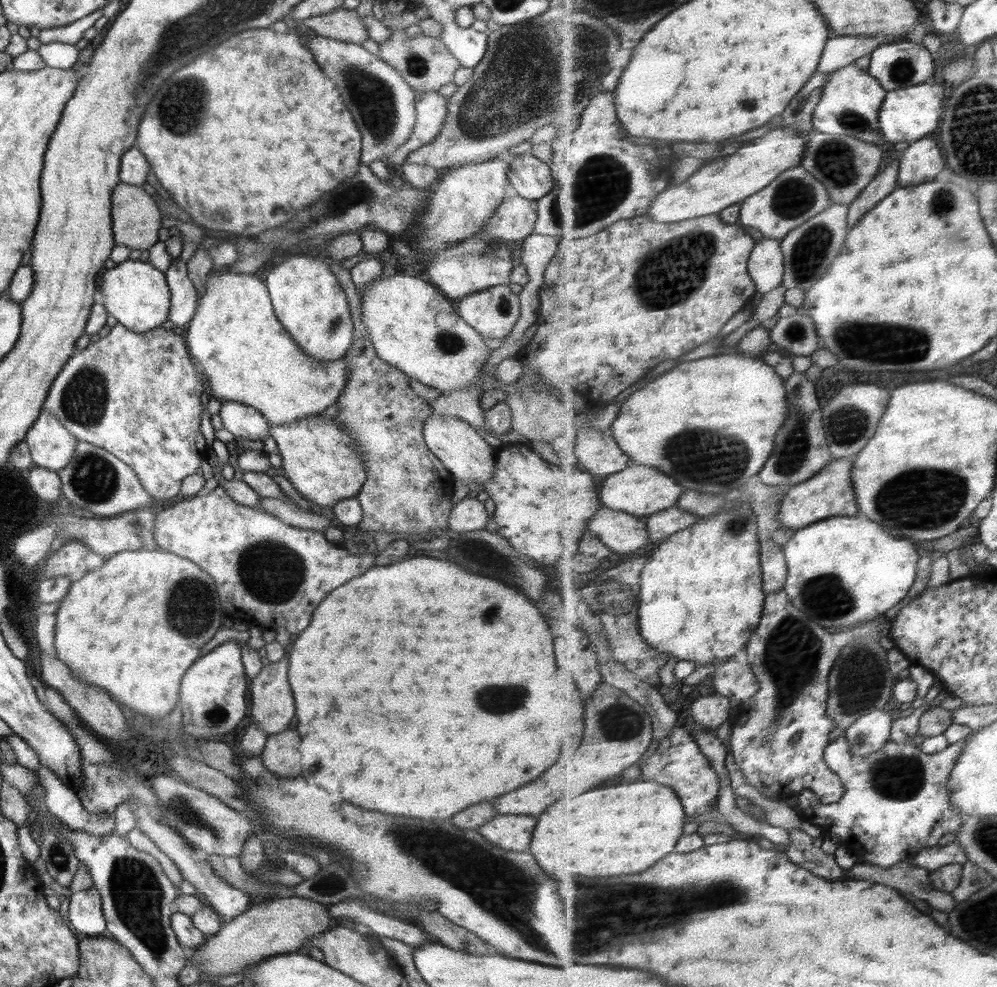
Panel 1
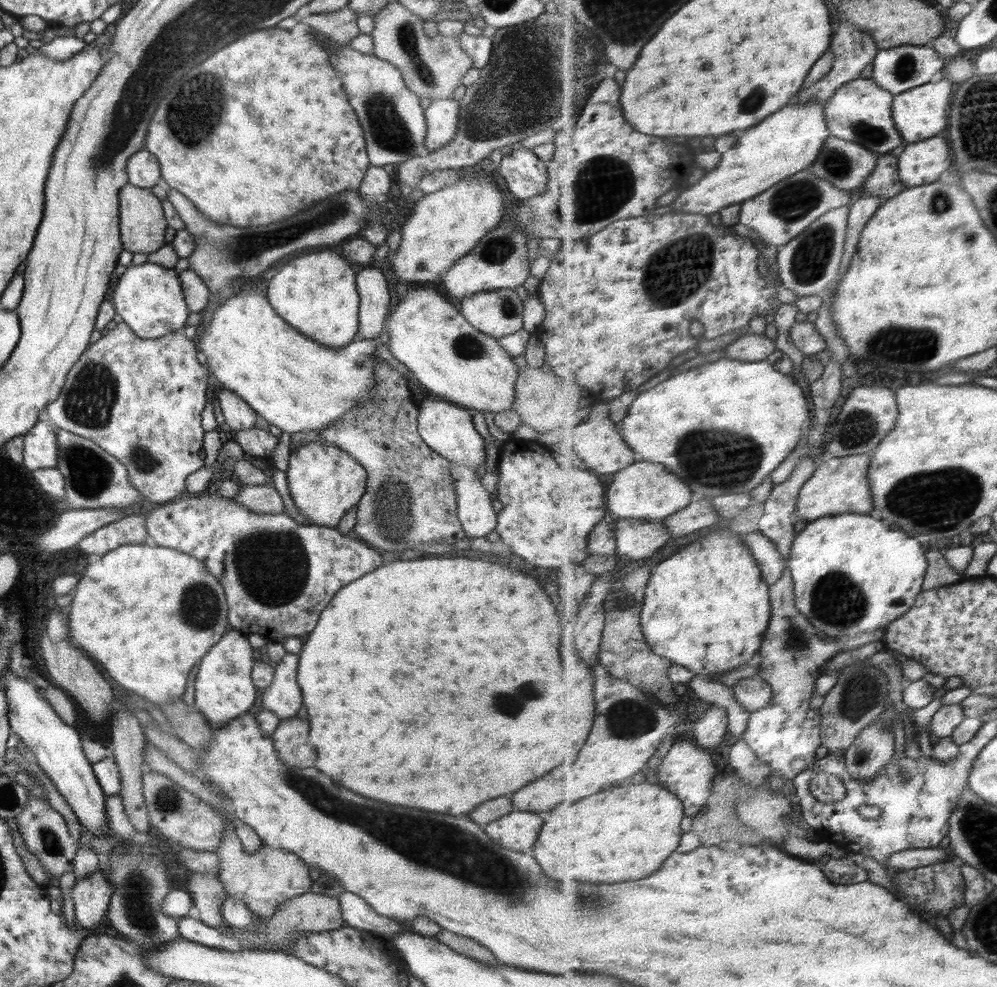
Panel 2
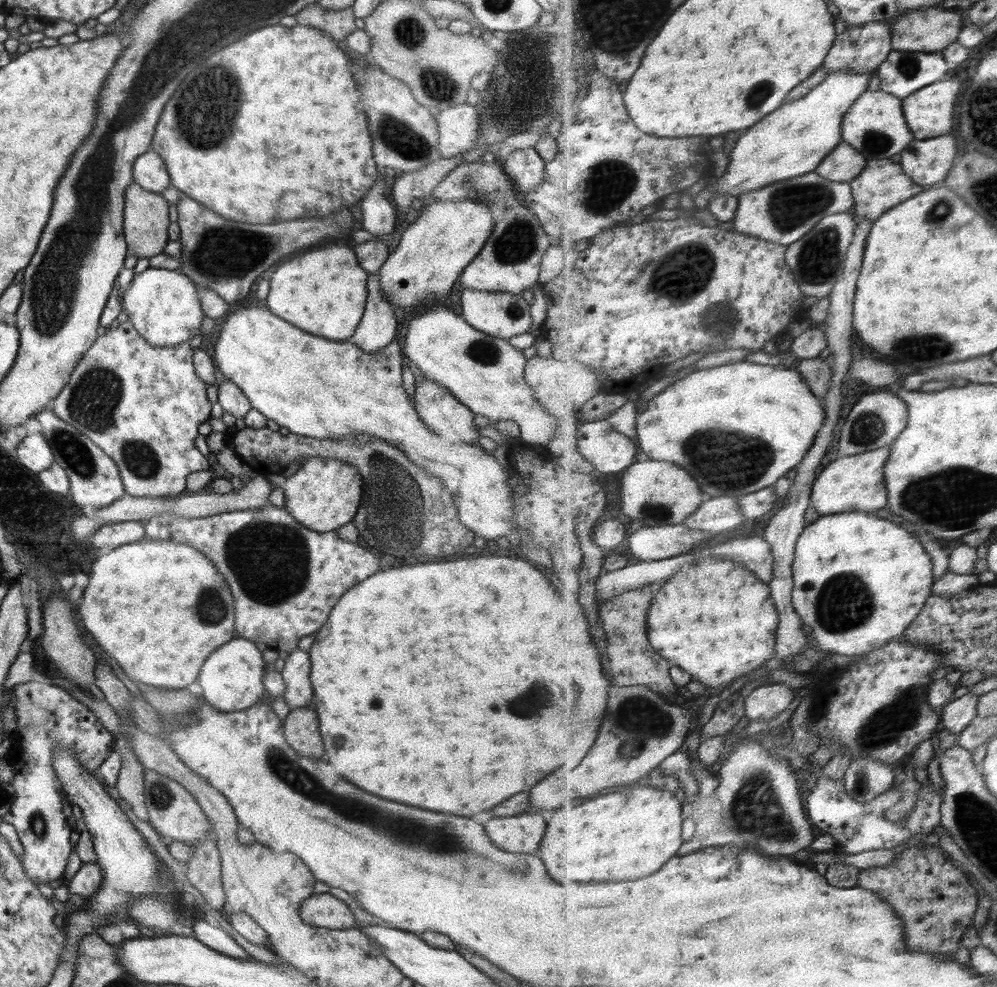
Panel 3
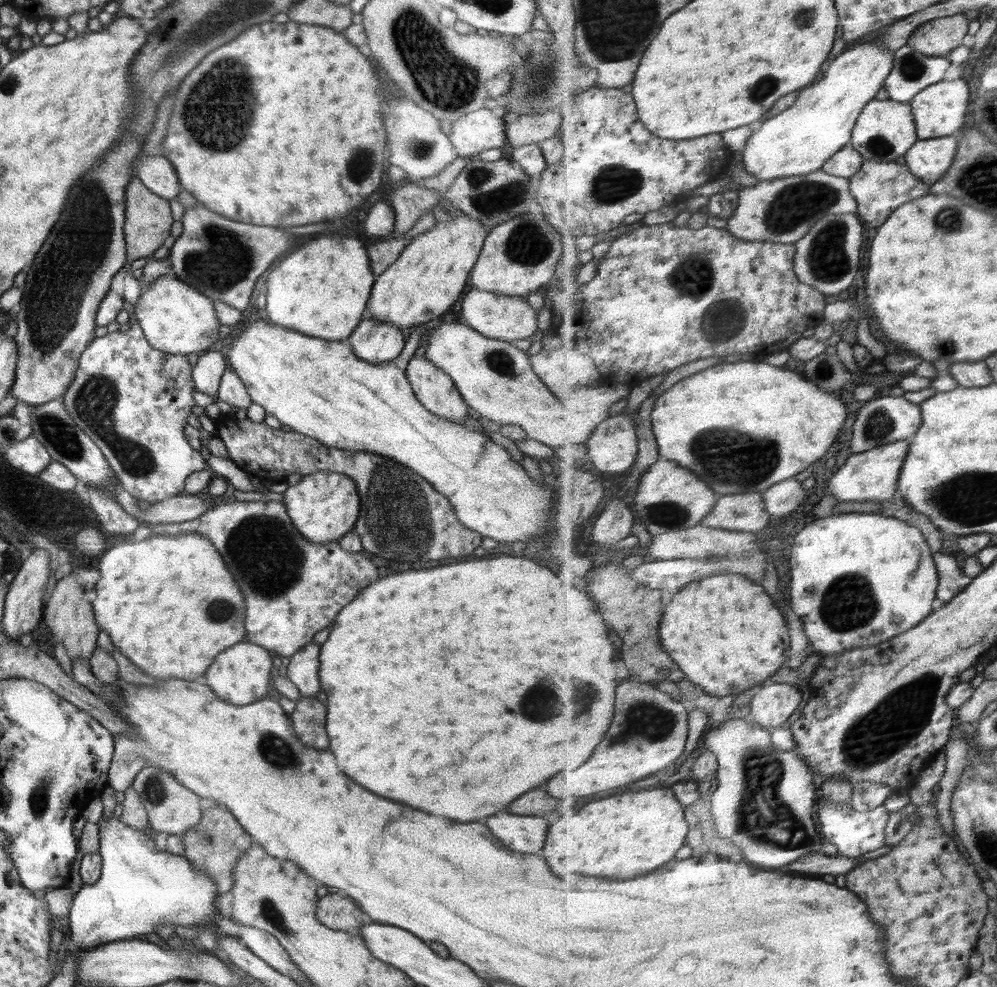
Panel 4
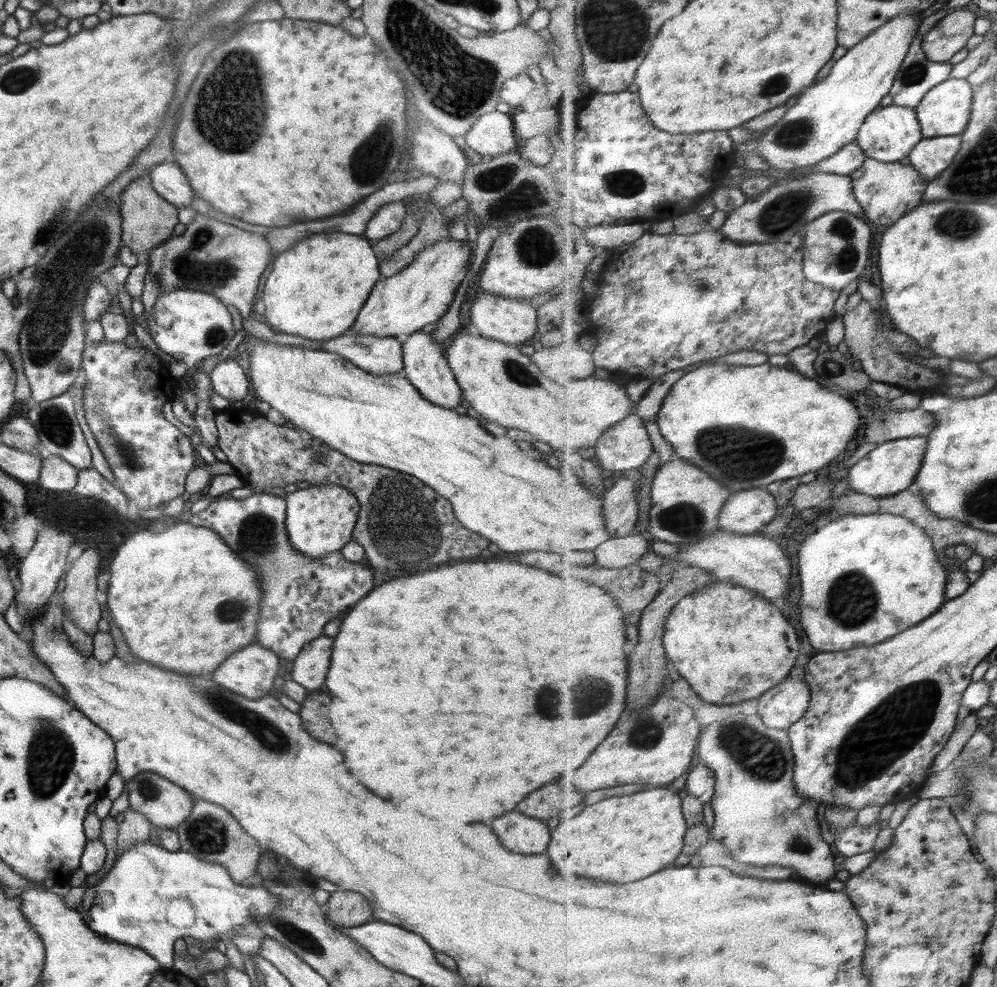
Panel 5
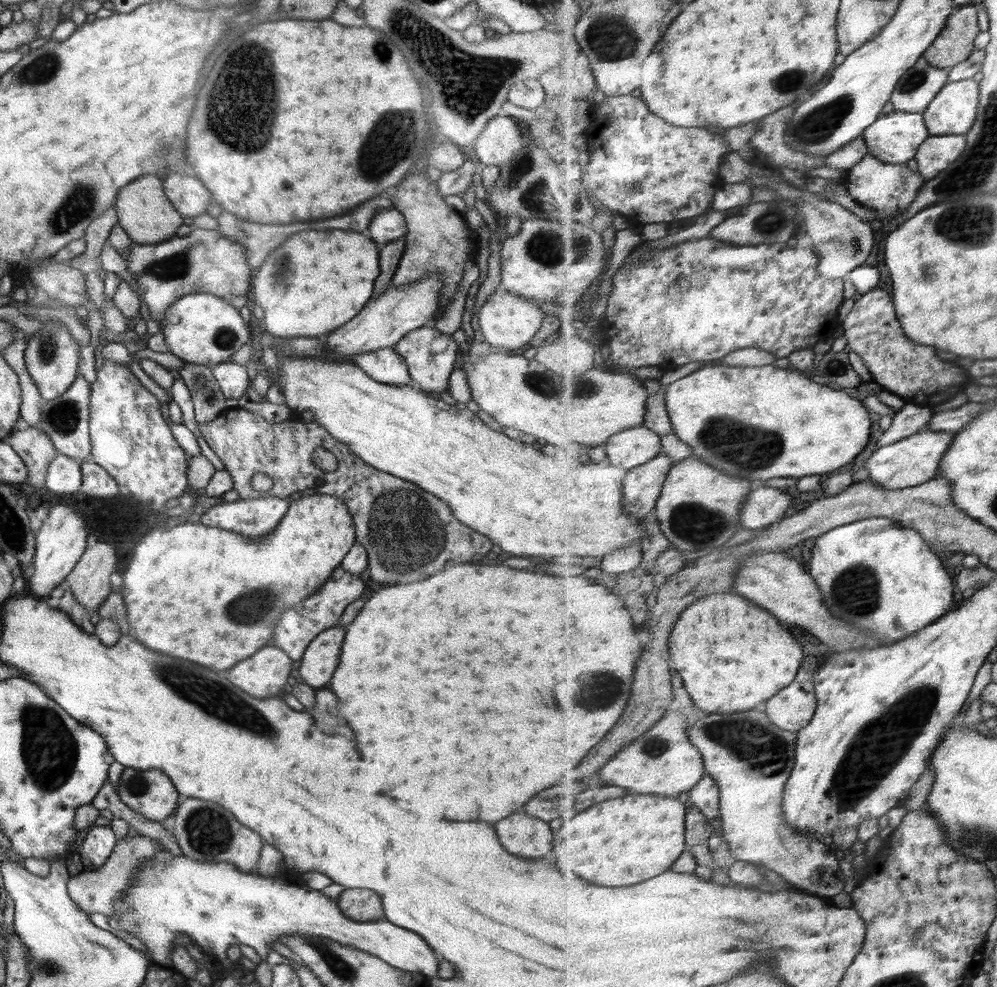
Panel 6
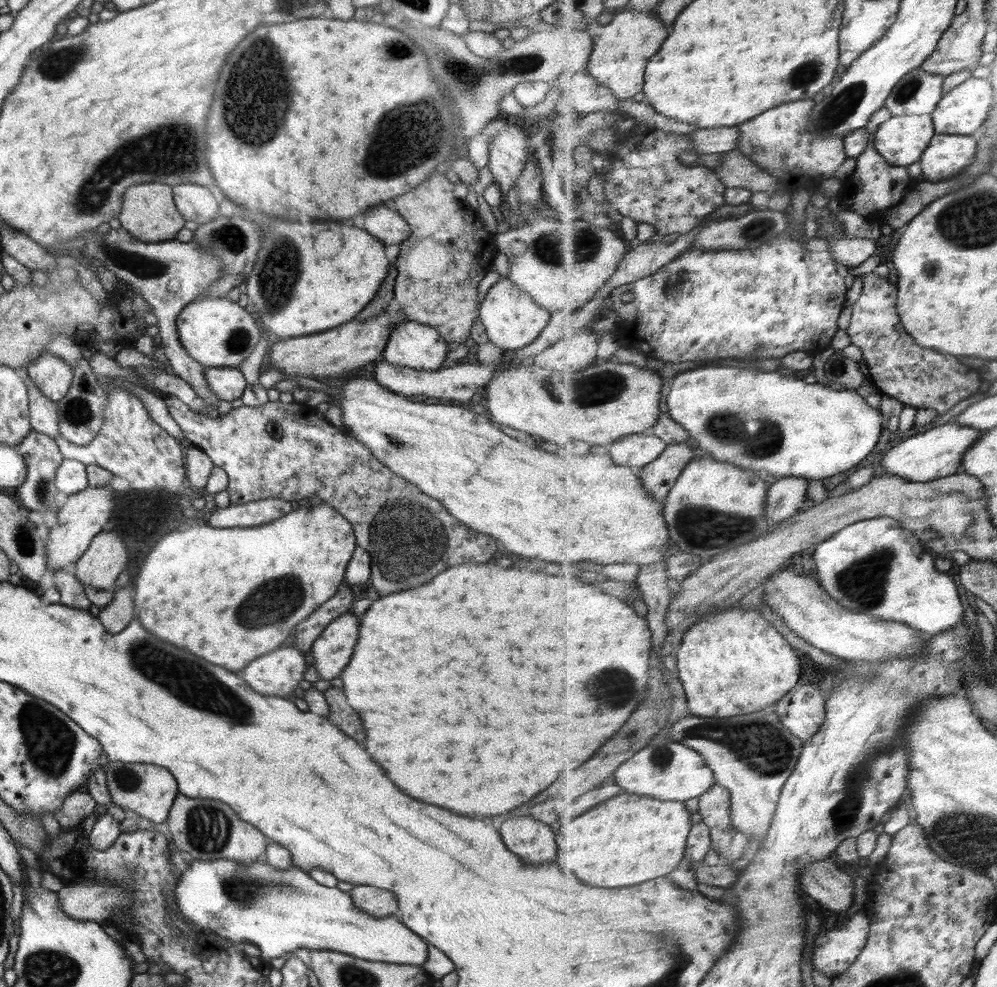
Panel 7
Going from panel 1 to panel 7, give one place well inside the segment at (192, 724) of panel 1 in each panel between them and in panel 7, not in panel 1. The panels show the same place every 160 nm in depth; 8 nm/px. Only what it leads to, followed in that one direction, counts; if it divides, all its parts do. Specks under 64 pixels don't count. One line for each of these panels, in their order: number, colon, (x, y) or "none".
2: (223, 686)
3: (231, 679)
4: (240, 675)
5: (251, 671)
6: (265, 673)
7: (279, 673)

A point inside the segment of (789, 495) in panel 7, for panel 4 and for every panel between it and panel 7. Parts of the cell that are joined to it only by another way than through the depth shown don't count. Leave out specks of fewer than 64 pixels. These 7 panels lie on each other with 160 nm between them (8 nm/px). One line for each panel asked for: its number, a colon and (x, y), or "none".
4: (747, 512)
5: (750, 511)
6: (766, 505)

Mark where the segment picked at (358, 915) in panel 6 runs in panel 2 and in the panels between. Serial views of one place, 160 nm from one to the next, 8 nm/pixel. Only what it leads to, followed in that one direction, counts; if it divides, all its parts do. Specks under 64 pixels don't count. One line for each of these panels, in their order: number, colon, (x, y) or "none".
2: (310, 912)
3: (324, 910)
4: (336, 911)
5: (347, 909)

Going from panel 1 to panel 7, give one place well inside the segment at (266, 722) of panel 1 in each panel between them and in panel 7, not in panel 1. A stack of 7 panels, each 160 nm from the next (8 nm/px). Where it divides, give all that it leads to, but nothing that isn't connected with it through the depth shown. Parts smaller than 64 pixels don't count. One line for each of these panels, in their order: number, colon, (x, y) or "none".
2: (283, 698)
3: (298, 691)
4: (303, 669)
5: (310, 666)
6: (319, 661)
7: (332, 649)

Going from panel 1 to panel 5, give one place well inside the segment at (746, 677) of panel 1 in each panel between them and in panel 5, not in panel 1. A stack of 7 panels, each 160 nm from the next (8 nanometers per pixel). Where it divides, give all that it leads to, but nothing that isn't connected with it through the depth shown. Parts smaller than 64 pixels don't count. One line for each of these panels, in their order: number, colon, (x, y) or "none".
2: (755, 693)
3: (768, 701)
4: (776, 703)
5: (782, 707)

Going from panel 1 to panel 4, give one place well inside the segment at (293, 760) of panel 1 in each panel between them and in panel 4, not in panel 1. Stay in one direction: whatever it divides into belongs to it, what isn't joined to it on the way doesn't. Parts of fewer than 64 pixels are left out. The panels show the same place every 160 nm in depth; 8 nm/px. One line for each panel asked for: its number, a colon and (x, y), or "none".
2: (290, 738)
3: (300, 728)
4: (309, 716)

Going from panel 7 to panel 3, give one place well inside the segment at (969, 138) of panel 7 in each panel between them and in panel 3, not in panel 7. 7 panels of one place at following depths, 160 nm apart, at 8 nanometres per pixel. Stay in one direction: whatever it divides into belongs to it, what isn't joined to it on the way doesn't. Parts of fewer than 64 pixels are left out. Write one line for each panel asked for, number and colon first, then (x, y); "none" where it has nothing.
3: (929, 161)
4: (930, 159)
5: (933, 155)
6: (938, 153)

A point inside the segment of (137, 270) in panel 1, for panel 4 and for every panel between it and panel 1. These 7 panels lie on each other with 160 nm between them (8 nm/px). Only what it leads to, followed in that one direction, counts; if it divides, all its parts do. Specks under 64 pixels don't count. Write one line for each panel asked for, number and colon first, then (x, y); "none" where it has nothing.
2: (149, 297)
3: (163, 305)
4: (175, 318)

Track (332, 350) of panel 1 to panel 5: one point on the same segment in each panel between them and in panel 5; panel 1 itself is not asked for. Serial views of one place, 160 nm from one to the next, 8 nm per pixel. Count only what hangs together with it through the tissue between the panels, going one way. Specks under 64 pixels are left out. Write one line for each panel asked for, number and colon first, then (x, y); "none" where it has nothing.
2: (316, 294)
3: (324, 292)
4: (321, 290)
5: (315, 290)

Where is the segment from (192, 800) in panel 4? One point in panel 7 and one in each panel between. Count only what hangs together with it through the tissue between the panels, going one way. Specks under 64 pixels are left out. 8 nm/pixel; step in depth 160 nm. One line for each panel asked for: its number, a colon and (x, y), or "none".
5: (165, 804)
6: (151, 793)
7: (148, 791)

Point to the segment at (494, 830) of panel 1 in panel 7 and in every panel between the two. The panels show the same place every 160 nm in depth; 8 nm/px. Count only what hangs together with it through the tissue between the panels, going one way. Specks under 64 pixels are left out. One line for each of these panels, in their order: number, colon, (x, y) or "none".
2: (518, 830)
3: (524, 833)
4: (520, 833)
5: (517, 832)
6: (525, 836)
7: (533, 841)

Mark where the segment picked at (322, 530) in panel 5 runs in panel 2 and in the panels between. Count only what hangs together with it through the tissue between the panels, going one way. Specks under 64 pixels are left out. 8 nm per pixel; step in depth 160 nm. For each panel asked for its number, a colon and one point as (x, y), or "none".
2: (325, 482)
3: (324, 494)
4: (323, 506)

